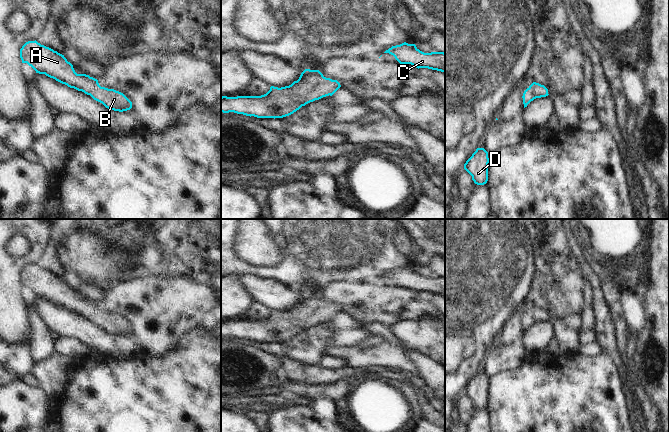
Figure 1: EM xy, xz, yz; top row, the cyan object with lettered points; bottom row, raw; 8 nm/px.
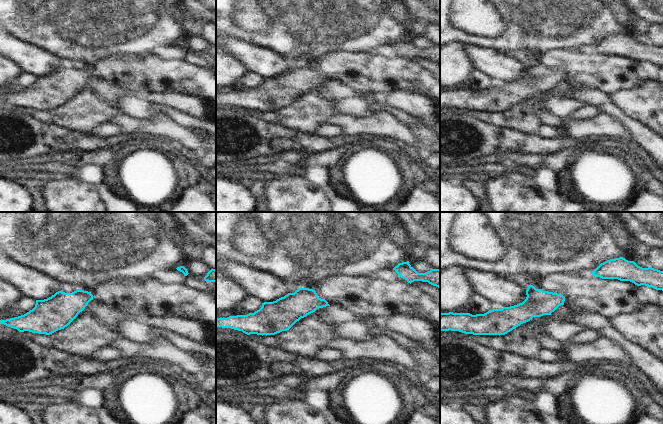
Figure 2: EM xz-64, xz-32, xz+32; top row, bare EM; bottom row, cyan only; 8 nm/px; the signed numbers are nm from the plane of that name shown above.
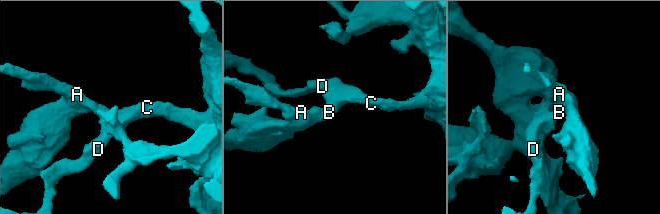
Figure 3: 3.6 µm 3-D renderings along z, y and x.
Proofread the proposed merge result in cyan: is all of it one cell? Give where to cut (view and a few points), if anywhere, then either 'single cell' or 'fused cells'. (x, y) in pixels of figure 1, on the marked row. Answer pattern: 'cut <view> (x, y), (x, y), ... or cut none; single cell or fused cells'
cut none; single cell

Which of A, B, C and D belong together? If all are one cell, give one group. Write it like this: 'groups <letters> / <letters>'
groups A B C D

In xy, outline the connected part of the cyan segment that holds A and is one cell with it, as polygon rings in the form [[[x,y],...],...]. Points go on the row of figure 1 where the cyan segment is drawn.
[[[36,40],[22,46],[20,58],[22,63],[27,63],[36,73],[45,74],[70,88],[82,91],[110,110],[123,112],[132,108],[132,102],[123,93],[101,87],[98,80],[89,75],[77,74],[64,55]]]

